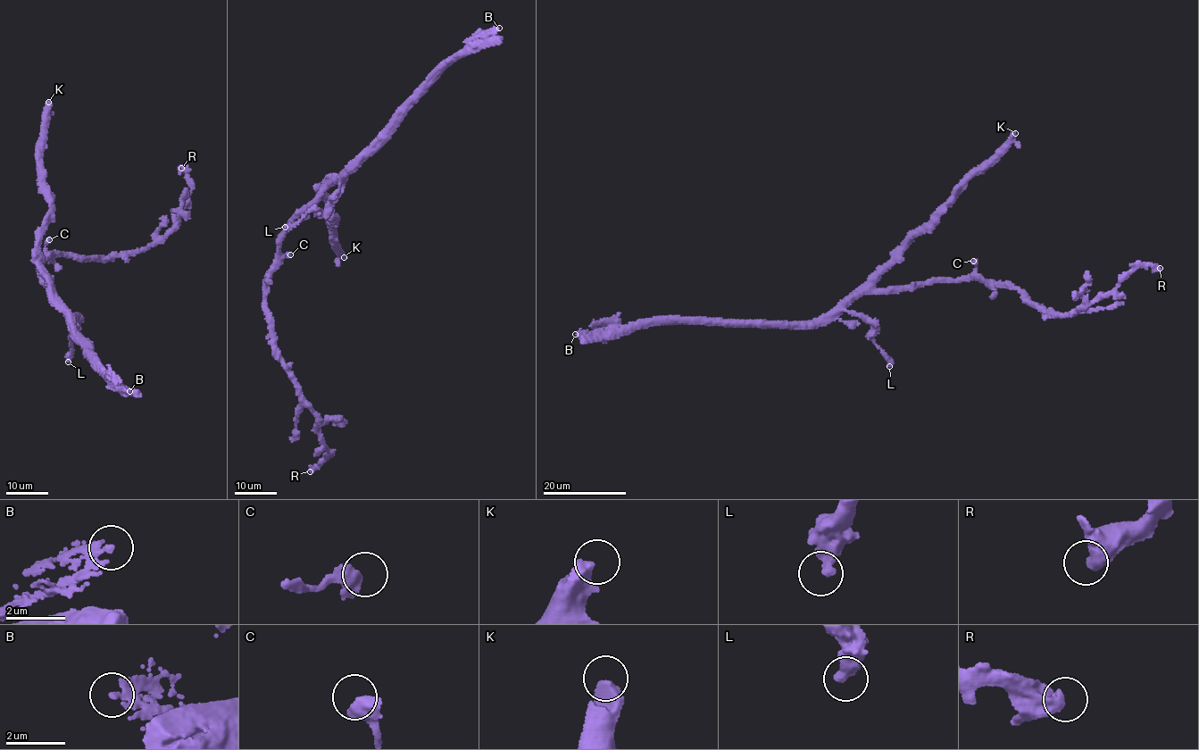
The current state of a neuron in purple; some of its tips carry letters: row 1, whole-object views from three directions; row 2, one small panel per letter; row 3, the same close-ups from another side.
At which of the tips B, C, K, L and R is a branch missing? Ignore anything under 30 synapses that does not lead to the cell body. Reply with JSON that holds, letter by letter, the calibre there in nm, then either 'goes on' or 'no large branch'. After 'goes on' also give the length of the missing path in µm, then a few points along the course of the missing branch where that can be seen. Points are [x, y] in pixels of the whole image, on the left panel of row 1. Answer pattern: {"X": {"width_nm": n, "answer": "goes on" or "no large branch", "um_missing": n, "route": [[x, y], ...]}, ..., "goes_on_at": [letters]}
{"B": {"width_nm": 220, "answer": "no large branch"}, "C": {"width_nm": 550, "answer": "no large branch"}, "K": {"width_nm": 500, "answer": "goes on", "um_missing": 70, "route": [[48, 102], [70, 91], [107, 89], [150, 101], [177, 128], [173, 129], [186, 143], [187, 154]]}, "L": {"width_nm": 480, "answer": "no large branch"}, "R": {"width_nm": 600, "answer": "no large branch"}, "goes_on_at": ["K"]}

